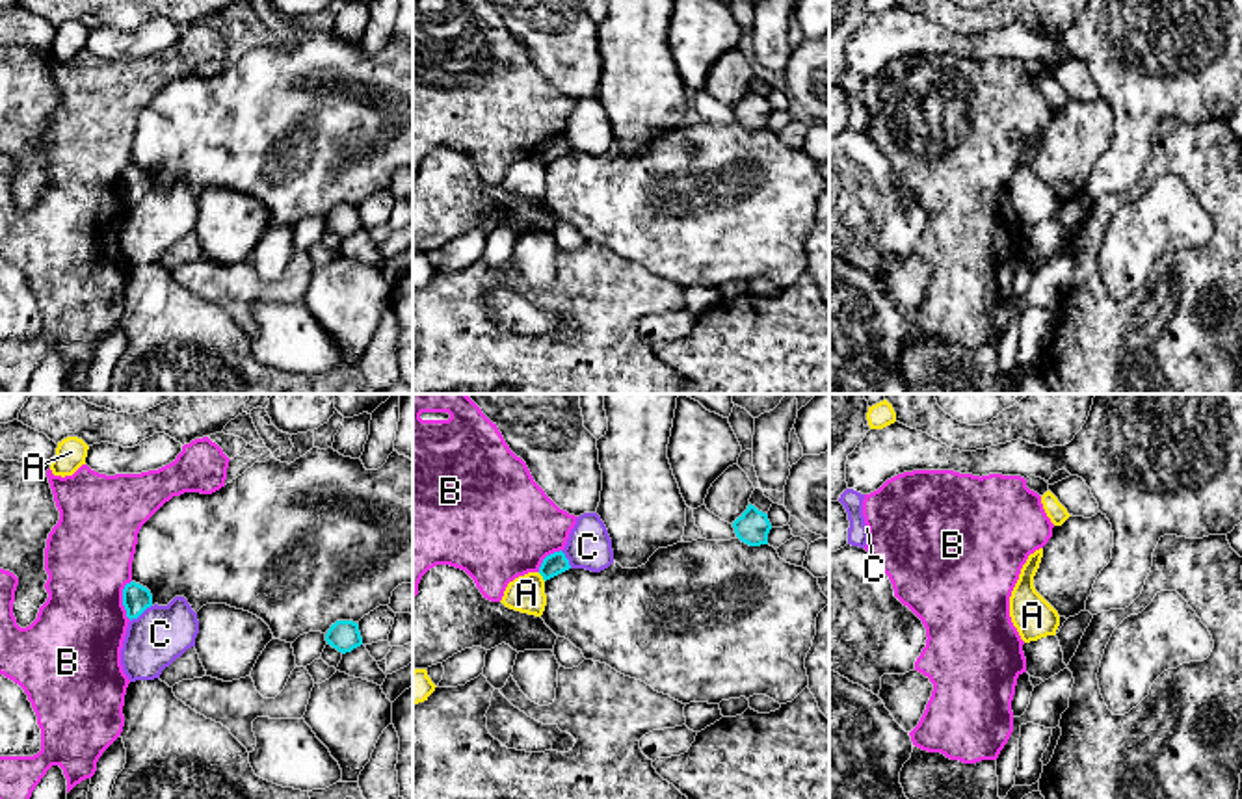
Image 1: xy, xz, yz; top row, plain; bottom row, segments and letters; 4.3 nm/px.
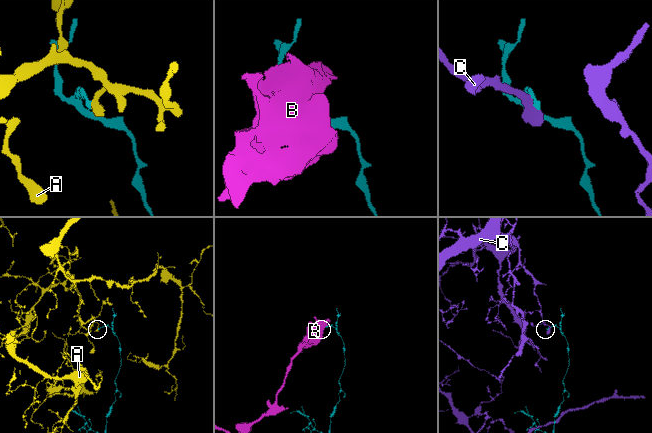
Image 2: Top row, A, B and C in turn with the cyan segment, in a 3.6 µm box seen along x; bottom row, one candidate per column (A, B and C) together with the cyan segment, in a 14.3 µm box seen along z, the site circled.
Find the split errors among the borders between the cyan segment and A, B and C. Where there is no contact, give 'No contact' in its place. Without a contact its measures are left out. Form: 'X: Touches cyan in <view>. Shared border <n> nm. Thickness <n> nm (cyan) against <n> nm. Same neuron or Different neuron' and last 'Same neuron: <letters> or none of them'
A: Touches cyan in xz. Shared border 50 nm. Thickness 90 nm (cyan) against 160 nm. Different neuron
B: Touches cyan in xy. Shared border 180 nm. Thickness 120 nm (cyan) against 380 nm. Different neuron
C: Touches cyan in xy. Shared border 120 nm. Thickness 120 nm (cyan) against 240 nm. Different neuron
Same neuron: none of them

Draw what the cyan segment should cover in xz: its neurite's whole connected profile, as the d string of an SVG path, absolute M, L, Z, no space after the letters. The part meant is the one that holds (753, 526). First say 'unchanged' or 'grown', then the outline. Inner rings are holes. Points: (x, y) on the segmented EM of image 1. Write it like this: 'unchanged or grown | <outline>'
unchanged | M749 504L747 509L733 522L733 528L742 543L760 546L768 544L772 524L766 513Z

